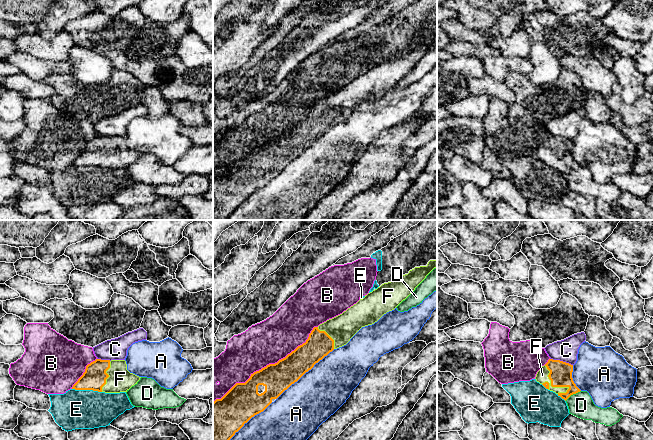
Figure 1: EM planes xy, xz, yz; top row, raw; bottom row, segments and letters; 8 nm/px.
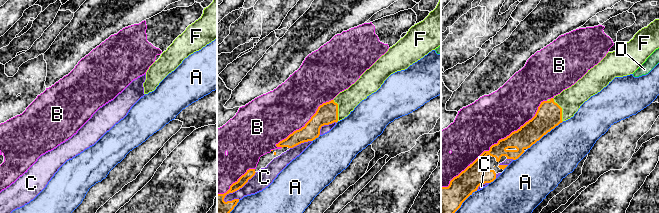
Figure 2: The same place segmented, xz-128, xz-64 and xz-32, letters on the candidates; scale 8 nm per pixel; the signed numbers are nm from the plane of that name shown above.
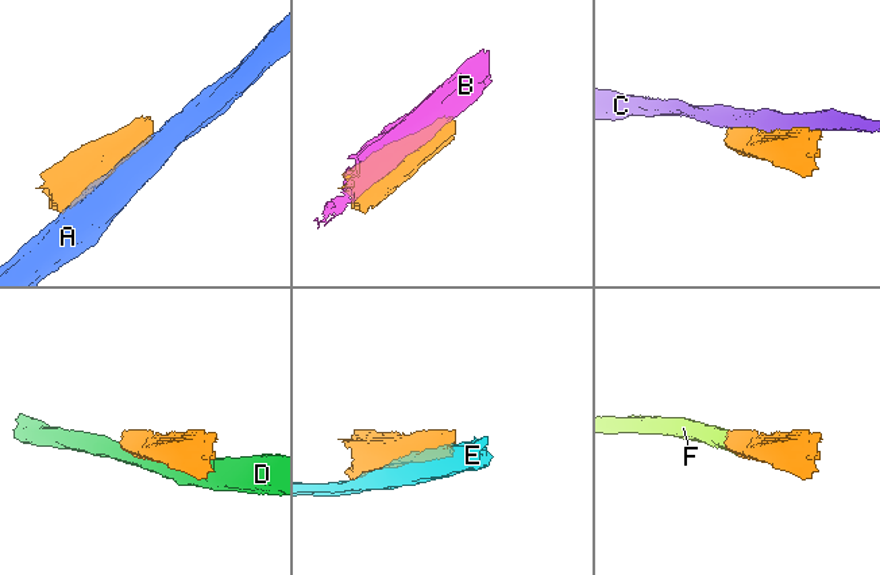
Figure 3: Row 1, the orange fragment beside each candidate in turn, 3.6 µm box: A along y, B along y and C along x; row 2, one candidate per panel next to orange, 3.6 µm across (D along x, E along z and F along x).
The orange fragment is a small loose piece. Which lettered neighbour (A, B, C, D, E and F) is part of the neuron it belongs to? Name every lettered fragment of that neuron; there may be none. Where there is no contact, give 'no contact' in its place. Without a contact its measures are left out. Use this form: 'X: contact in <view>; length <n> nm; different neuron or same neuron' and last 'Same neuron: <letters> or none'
A: contact in xz; length 600 nm; different neuron
B: contact in xz; length 1050 nm; different neuron
C: contact in yz; length 190 nm; different neuron
D: contact in yz; length 150 nm; different neuron
E: contact in xy; length 240 nm; different neuron
F: contact in yz; length 280 nm; same neuron
Same neuron: F

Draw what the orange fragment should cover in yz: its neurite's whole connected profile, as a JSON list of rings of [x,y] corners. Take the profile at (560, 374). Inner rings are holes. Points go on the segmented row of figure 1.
[[[549,359],[537,372],[535,379],[566,401],[571,395],[581,391],[573,381],[572,372],[573,365]]]

